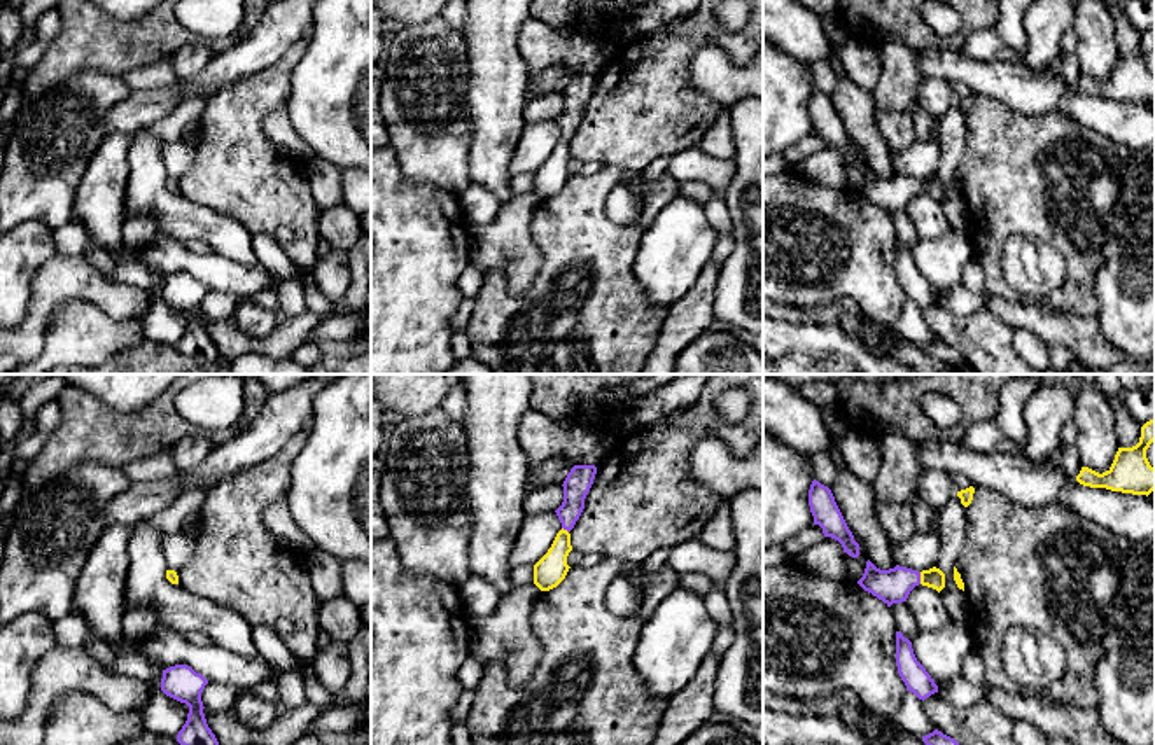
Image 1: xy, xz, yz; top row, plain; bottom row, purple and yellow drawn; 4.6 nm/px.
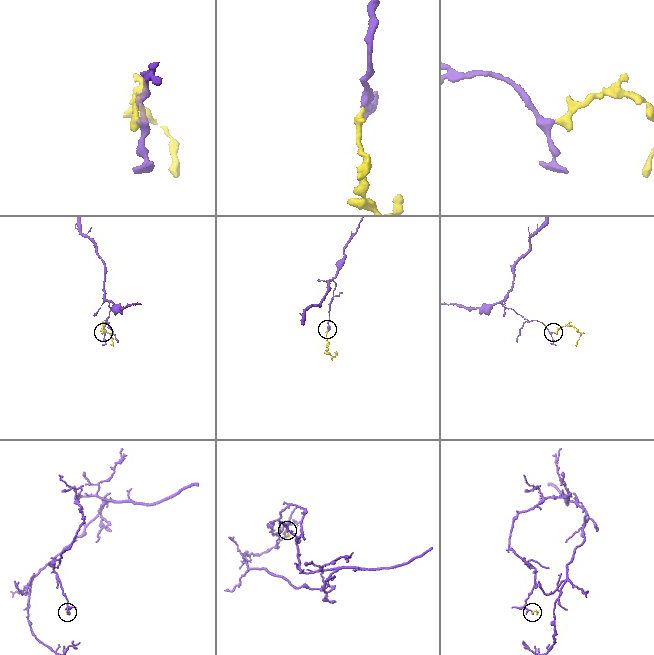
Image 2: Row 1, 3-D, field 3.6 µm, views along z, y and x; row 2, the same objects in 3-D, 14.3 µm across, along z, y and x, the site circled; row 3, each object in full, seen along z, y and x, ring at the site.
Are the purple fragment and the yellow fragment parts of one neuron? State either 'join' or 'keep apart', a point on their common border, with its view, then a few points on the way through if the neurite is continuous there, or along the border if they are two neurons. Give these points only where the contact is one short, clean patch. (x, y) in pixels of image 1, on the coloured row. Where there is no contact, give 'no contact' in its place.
join | yz (919, 577) | across yz (891, 586), (903, 579), (919, 577), (933, 577)

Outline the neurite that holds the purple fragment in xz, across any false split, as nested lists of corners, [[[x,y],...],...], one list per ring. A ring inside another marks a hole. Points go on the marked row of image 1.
[[[574,465],[564,481],[564,502],[555,511],[562,530],[556,533],[548,553],[534,565],[534,584],[541,591],[556,588],[567,575],[567,556],[572,551],[570,530],[584,509],[584,498],[597,474],[595,465]]]

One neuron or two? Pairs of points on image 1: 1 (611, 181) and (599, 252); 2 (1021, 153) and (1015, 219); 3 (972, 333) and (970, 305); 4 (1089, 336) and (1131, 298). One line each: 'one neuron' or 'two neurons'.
1: one neuron
2: one neuron
3: two neurons
4: two neurons

